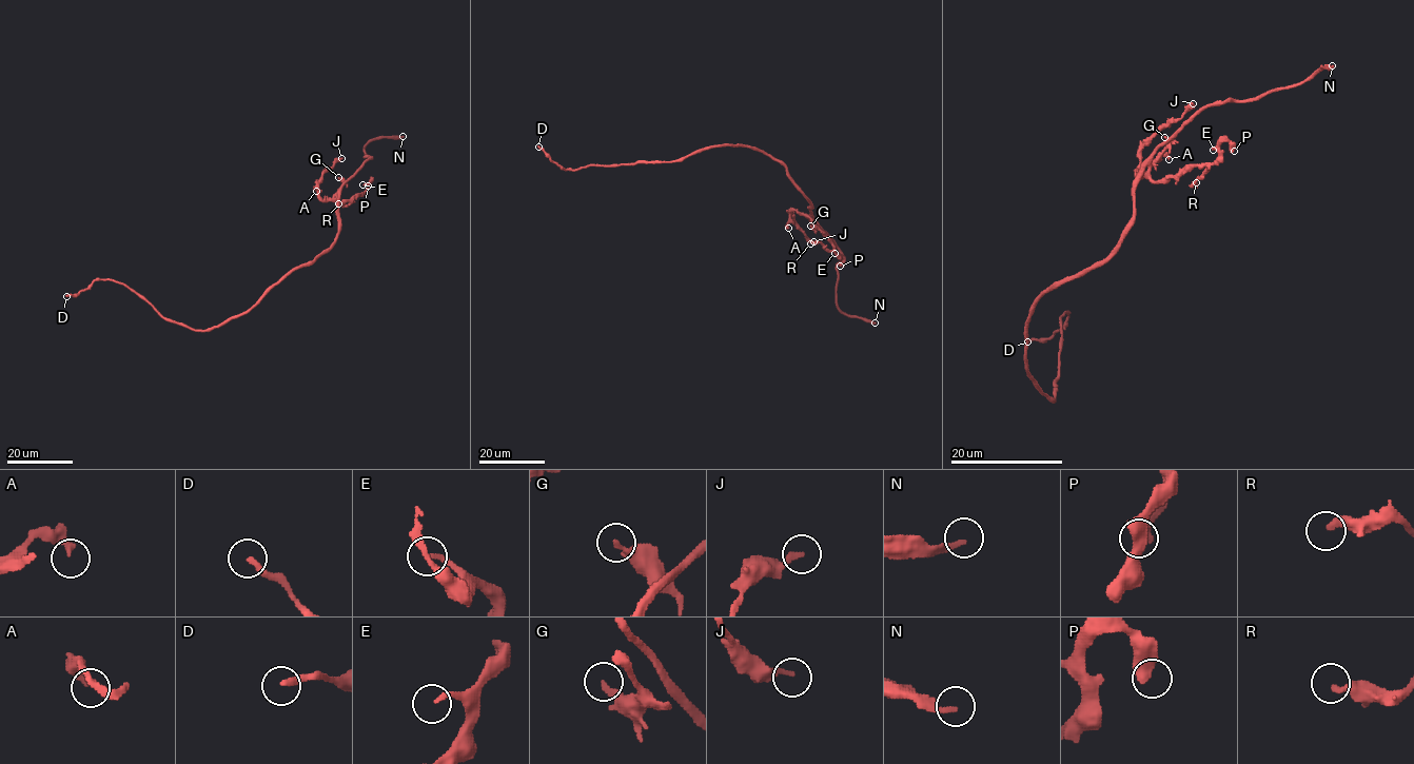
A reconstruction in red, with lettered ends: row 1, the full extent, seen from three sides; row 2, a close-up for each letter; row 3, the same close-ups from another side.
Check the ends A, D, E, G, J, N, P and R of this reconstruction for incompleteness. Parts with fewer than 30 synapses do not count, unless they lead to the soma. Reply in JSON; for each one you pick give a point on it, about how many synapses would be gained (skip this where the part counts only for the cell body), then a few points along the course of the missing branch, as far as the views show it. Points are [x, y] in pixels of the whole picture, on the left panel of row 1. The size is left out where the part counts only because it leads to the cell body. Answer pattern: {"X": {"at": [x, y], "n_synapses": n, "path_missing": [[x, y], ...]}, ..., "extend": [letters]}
{"N": {"at": [403, 136], "n_synapses": 180}, "extend": ["N"]}

